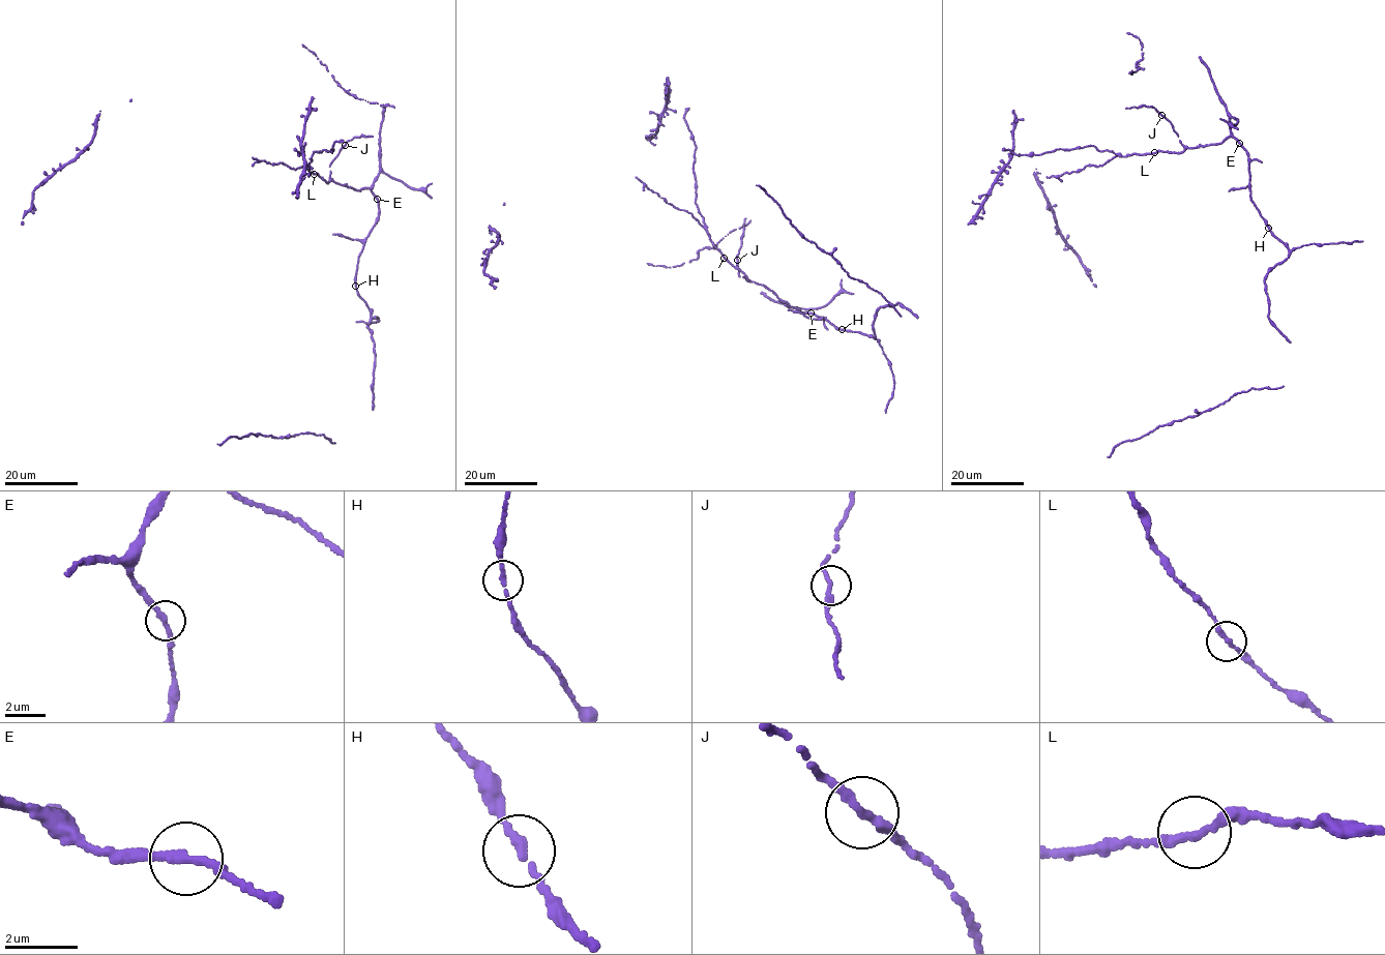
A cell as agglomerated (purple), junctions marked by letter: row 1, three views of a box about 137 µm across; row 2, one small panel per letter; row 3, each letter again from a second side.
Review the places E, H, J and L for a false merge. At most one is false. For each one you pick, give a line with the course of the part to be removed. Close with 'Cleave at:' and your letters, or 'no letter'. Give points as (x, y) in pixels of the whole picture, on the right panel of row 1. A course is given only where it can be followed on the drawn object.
Cleave at: no letter

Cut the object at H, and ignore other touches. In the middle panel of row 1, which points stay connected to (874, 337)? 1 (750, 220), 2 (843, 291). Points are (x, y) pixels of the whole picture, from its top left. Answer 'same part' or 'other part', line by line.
1: other part
2: other part

